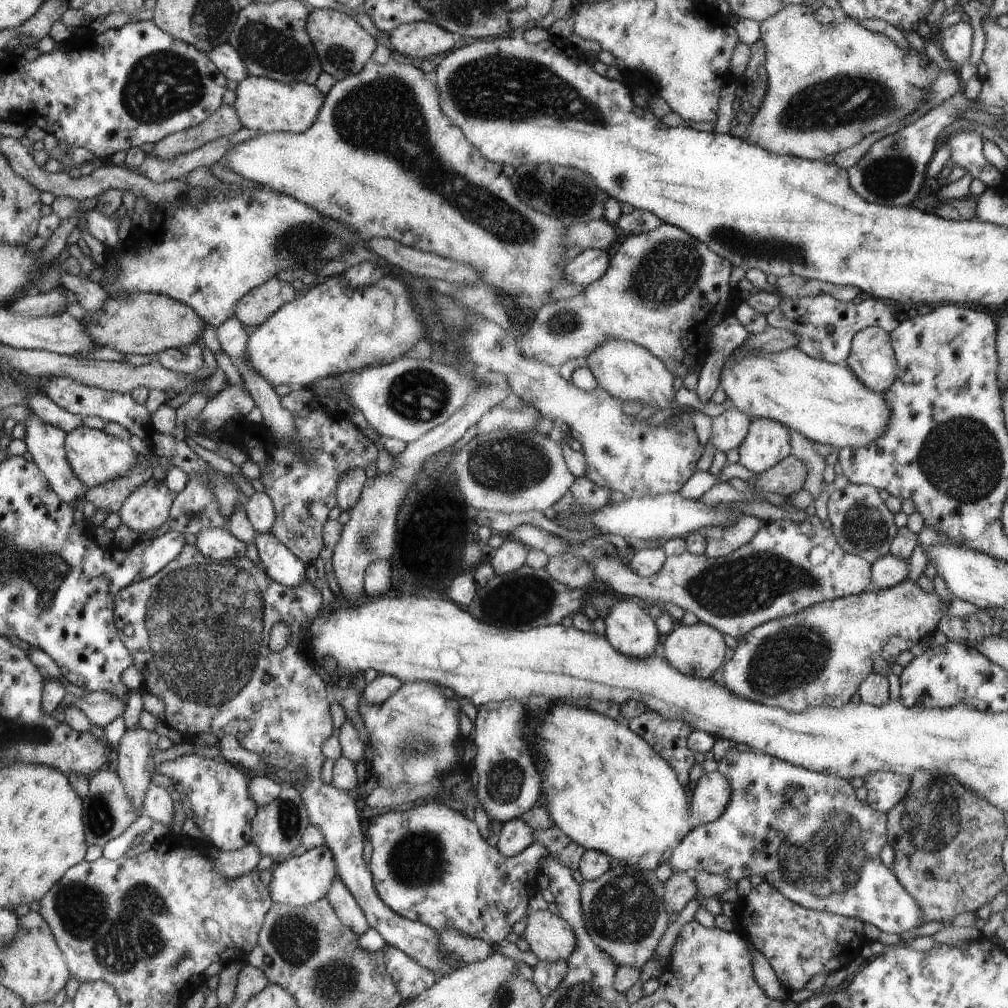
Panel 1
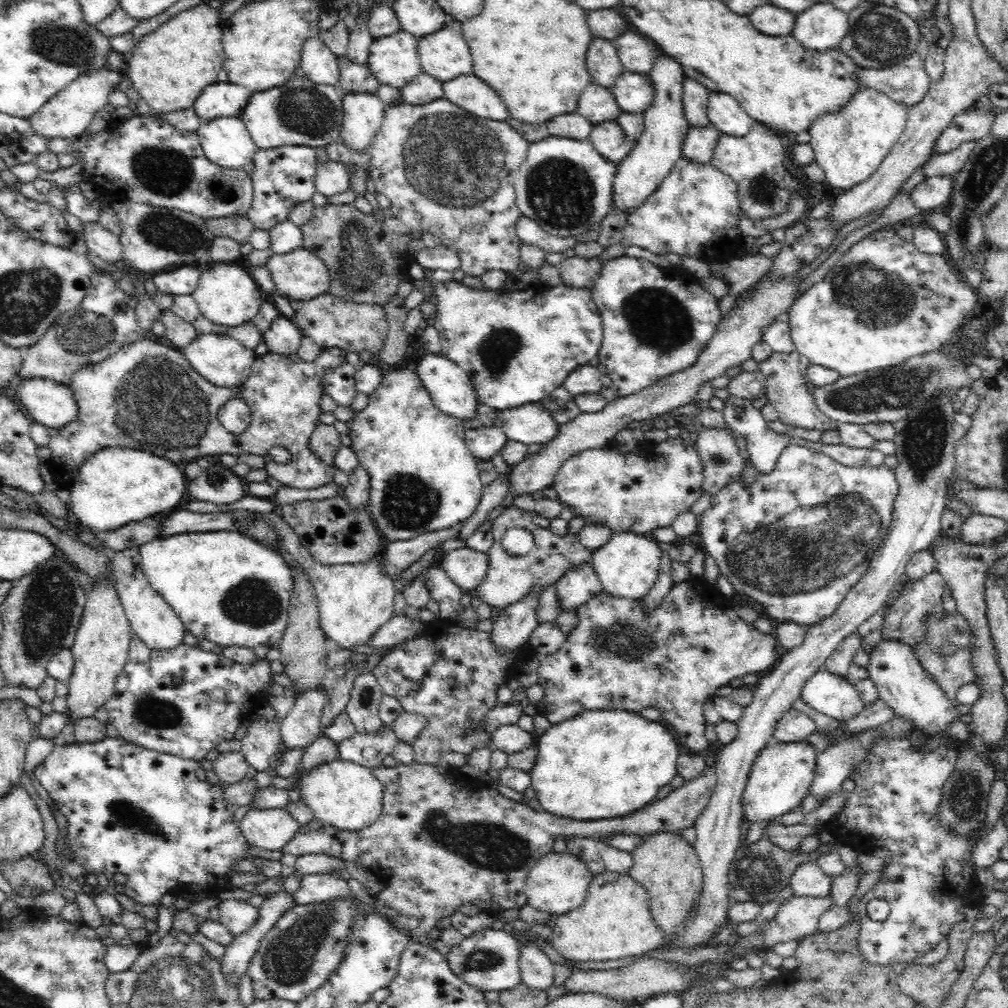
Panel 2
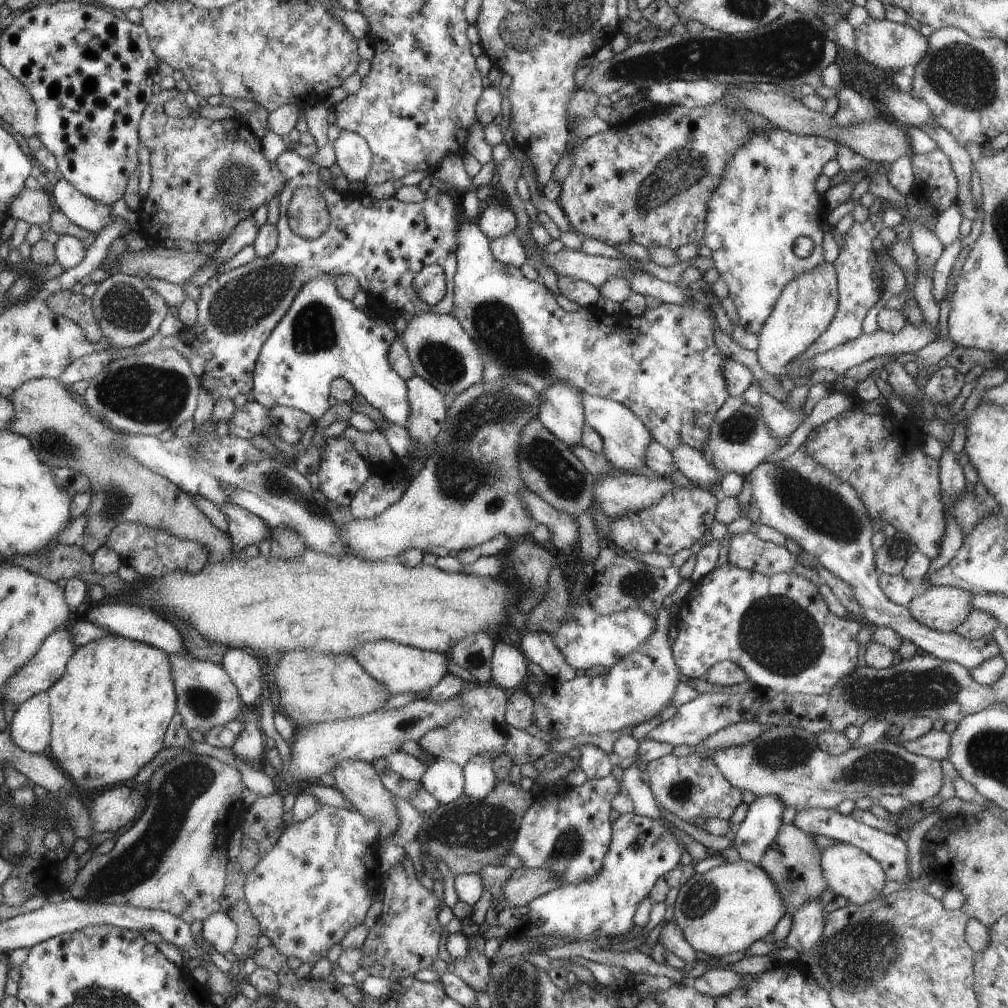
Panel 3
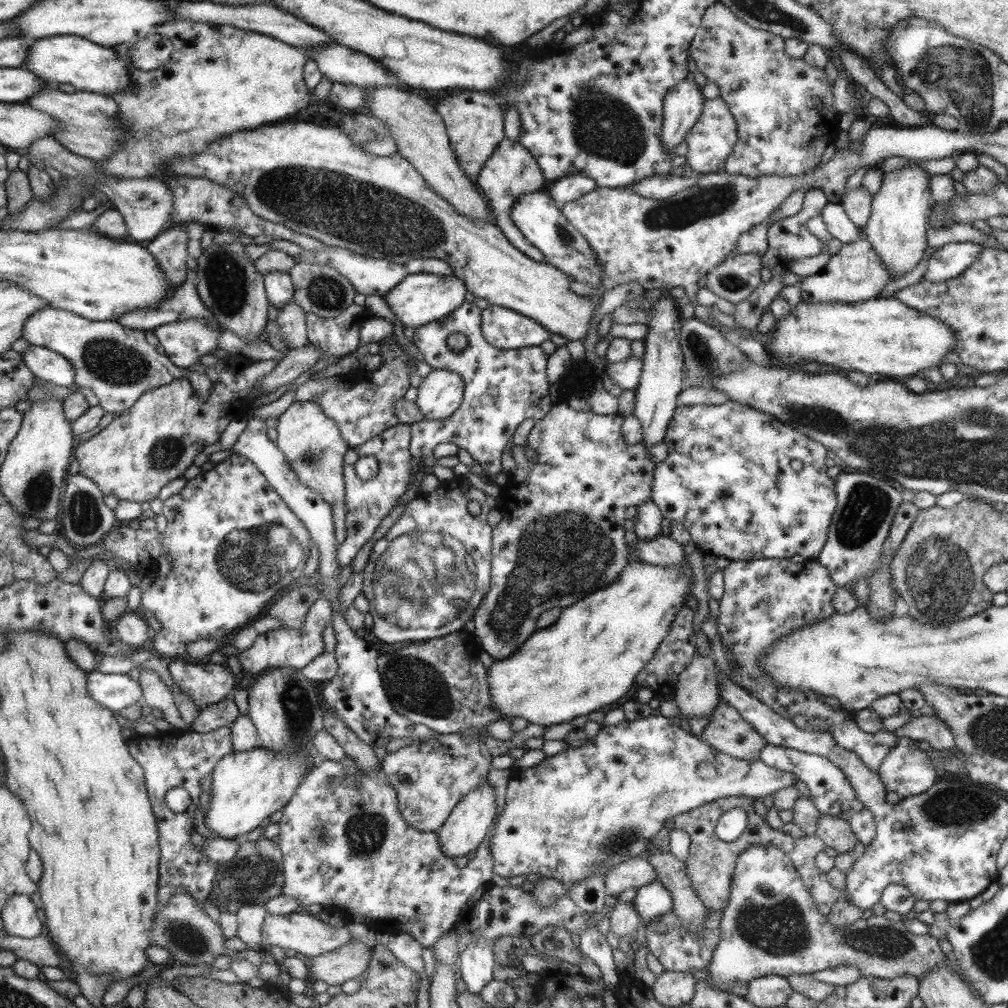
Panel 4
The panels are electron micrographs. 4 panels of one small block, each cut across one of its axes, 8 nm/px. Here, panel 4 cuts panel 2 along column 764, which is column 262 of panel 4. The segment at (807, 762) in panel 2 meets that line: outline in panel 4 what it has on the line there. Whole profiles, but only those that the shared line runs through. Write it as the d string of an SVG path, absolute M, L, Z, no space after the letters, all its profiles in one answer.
M255 748L249 752L231 752L221 758L213 770L211 784L211 804L207 810L205 826L221 838L243 838L247 832L259 826L261 820L269 818L273 812L283 810L293 798L295 790L303 780L303 772L311 754L285 756L283 752L271 752L265 748Z

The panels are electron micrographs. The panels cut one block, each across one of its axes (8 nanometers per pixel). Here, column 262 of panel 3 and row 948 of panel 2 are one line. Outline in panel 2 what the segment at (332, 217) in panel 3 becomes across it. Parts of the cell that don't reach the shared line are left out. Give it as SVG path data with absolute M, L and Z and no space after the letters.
M354 896L346 900L334 900L326 904L296 906L284 912L274 928L264 936L258 952L250 960L250 980L256 1000L290 1000L302 1002L308 994L318 990L342 962L346 962L346 950L350 946L350 934L354 932L352 918L358 914Z

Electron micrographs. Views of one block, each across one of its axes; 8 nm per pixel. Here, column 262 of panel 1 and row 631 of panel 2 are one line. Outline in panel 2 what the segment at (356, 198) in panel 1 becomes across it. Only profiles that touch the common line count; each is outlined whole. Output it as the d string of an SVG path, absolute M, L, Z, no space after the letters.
M126 548L112 554L110 570L114 576L114 586L118 592L118 598L124 606L124 612L130 620L132 632L154 652L154 650L172 650L178 644L184 644L184 624L180 616L174 612L174 608L152 588L146 574L142 572L142 554L140 548Z

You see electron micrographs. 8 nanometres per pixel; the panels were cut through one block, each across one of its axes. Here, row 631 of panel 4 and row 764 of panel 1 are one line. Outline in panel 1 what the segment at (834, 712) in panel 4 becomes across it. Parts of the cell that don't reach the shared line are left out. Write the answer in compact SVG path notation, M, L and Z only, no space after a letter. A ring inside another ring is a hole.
M737 748L727 750L717 762L717 772L721 772L731 786L731 802L715 822L693 828L675 850L671 850L667 860L671 872L693 874L703 870L721 874L731 880L731 884L737 884L739 878L759 874L785 898L807 910L855 918L863 924L873 924L887 934L901 936L911 928L925 924L917 900L899 884L893 870L881 862L881 850L887 846L887 814L873 810L867 802L859 802L849 780L793 766L761 752L737 752ZM787 788L799 792L791 802L785 802Z

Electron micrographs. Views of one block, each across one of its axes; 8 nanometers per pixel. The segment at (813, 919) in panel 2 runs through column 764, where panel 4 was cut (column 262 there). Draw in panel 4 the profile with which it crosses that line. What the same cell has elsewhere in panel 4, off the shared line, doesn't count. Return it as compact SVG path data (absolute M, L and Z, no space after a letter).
M267 914L261 926L261 950L269 950L273 946L285 950L293 950L299 958L311 960L321 954L329 954L333 950L341 950L343 946L349 946L353 942L353 936L345 928L333 930L333 926L327 926L323 916L307 916L307 914L285 914L285 916L273 916Z

